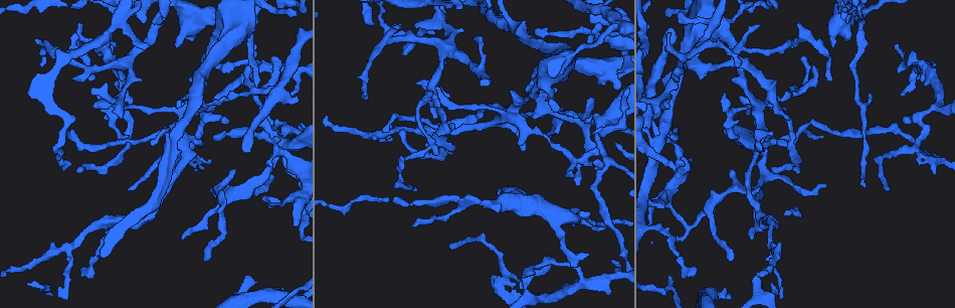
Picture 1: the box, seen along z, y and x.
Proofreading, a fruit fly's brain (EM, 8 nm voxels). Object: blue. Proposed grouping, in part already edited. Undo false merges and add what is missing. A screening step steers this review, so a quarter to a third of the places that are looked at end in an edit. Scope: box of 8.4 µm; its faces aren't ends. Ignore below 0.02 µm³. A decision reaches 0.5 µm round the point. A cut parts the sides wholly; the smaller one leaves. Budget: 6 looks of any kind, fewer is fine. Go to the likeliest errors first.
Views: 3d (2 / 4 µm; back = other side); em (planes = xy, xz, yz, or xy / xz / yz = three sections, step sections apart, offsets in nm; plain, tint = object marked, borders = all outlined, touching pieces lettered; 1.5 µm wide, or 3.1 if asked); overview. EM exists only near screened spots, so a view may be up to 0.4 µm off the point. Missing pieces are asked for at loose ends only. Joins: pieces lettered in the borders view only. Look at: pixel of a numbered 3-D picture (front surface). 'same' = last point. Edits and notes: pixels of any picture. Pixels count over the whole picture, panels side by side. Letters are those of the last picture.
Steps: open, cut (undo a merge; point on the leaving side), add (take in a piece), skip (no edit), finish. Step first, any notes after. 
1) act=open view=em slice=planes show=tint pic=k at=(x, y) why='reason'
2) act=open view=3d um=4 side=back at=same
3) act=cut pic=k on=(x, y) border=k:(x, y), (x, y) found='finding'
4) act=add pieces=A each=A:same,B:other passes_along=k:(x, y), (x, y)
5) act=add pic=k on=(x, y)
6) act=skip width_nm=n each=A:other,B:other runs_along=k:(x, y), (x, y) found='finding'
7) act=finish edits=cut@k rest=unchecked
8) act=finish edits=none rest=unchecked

act=open view=em slice=planes show=borders pic=1 at=(864, 135) why='three-way junction'

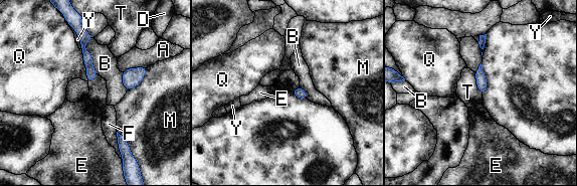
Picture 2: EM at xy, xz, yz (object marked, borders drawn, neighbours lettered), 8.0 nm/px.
act=skip width_nm=70 each=A:other,B:other,D:other,E:other,F:other,M:other,Q:other,T:other,Y:other runs_along=2:(76, 25), (82, 34), (88, 78) found='all the same cell'

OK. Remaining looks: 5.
act=open view=3d um=2 pic=1 at=(206, 112) why='side arm on a straight run'

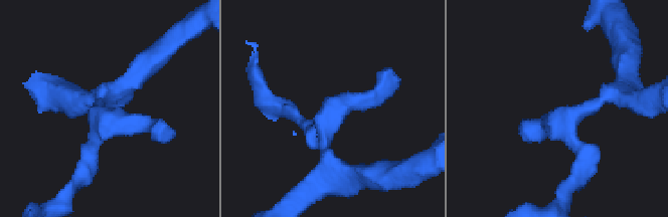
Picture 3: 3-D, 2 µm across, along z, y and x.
act=open view=em slice=xy step=4 show=borders pic=3 at=(582, 108)

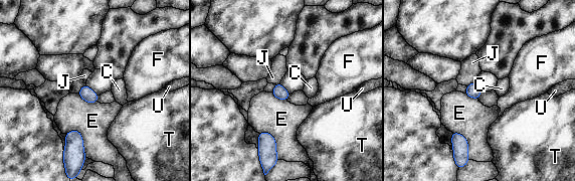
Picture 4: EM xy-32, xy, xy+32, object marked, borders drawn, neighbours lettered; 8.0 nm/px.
act=skip each=C:other,E:other,F:other,J:other,T:other,U:other border=4:(67, 131), (79, 132), (85, 156) found='continuous, no second cell'

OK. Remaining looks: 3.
act=open view=3d um=2 pic=1 at=(759, 24) why='free end'

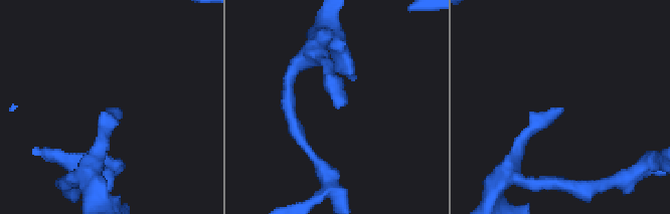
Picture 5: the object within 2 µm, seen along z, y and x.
act=open view=em slice=planes show=borders pic=5 at=(560, 110)

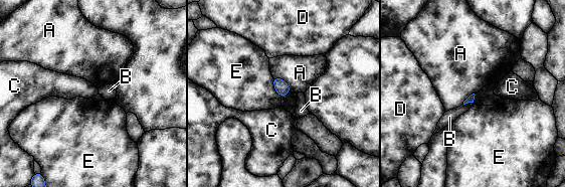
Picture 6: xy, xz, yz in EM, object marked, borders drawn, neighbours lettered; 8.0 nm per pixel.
act=skip longest_contact=A:190nm each=A:other,B:other,C:other,D:other,E:other found='none of them fits'

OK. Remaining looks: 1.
act=finish edits=none rest=unchecked

